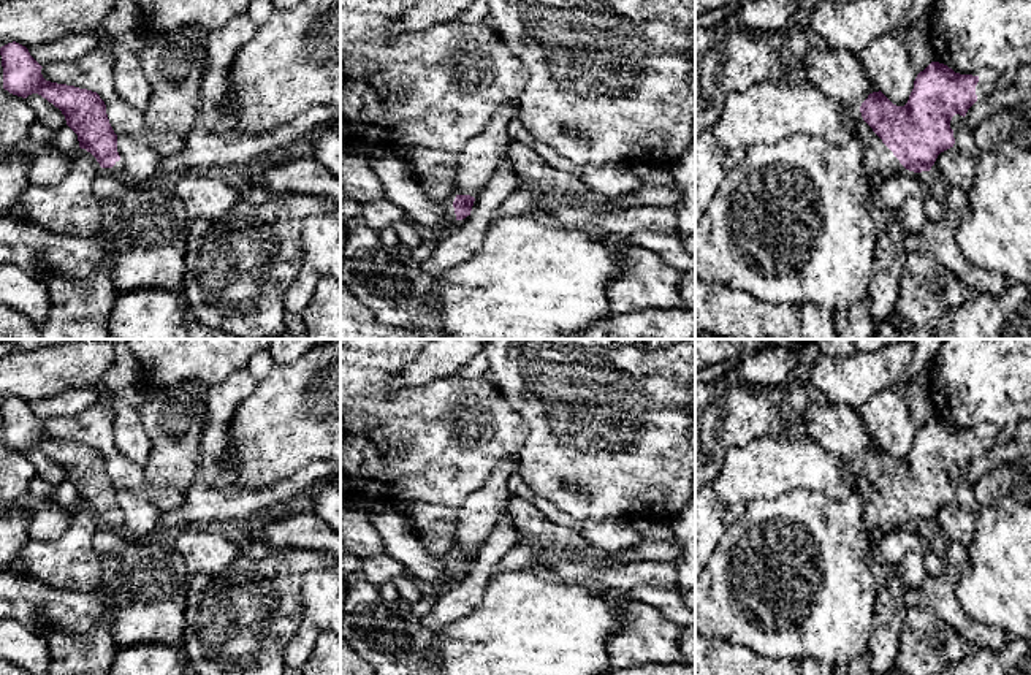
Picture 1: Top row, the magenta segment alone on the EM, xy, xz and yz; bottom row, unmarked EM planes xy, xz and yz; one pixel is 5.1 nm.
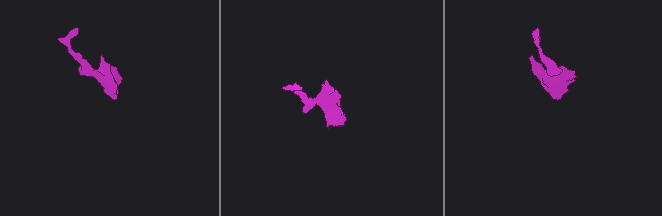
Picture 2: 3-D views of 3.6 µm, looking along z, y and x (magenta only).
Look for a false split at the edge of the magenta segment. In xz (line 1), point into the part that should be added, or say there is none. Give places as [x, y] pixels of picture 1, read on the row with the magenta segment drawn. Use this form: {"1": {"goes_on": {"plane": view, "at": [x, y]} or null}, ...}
{"1": {"goes_on": {"plane": "xz", "at": [480, 156]}}}

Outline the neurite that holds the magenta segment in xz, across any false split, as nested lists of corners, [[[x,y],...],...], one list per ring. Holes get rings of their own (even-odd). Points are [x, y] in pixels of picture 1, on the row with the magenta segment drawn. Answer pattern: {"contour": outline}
{"contour": [[[516,101],[504,105],[491,119],[488,127],[472,139],[469,139],[461,151],[458,195],[453,201],[456,220],[470,215],[477,195],[497,165],[508,158],[508,124],[513,117],[519,116]]]}

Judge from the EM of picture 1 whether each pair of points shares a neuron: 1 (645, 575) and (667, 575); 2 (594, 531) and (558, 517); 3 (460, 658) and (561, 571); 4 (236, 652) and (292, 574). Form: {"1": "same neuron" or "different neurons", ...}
{"1": "same neuron", "2": "same neuron", "3": "different neurons", "4": "same neuron"}

